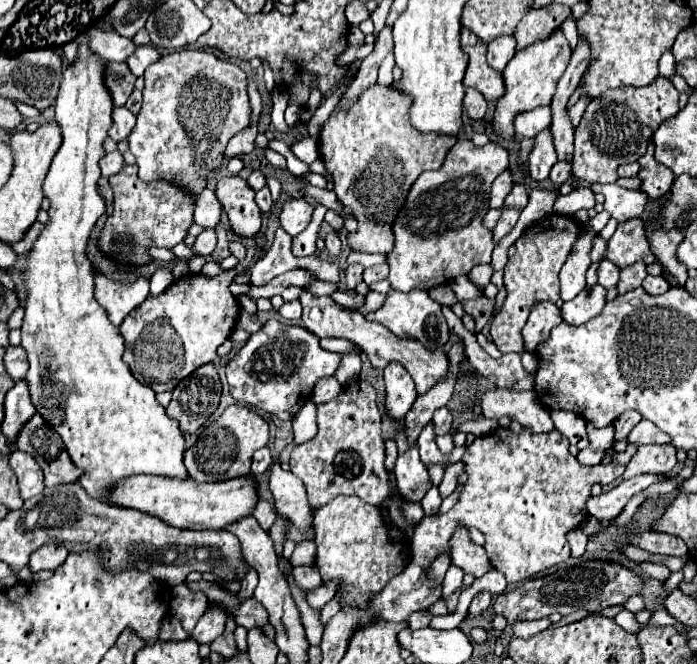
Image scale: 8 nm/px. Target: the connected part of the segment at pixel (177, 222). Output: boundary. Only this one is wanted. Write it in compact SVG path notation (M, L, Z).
M125 165L117 175L109 179L113 187L113 215L107 219L99 249L111 255L119 263L143 265L149 263L147 247L165 247L171 249L181 243L187 235L187 229L193 223L193 197L185 189L177 189L171 183L143 183L137 177L137 165Z

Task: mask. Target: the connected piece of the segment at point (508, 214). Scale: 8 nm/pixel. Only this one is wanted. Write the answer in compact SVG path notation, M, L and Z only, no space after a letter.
M503 209L503 215L501 215L497 227L493 229L493 243L495 243L495 245L499 245L499 241L501 241L505 235L509 235L509 231L515 227L517 219L519 219L519 211L517 211L517 209Z

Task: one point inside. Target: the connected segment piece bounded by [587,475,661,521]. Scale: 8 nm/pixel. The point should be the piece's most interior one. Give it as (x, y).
(608, 505)

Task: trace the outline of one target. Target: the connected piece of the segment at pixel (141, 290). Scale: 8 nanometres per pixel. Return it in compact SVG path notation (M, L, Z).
M93 267L93 279L95 299L107 311L107 317L115 327L121 327L121 321L149 295L149 277L137 277L131 283L121 283Z

